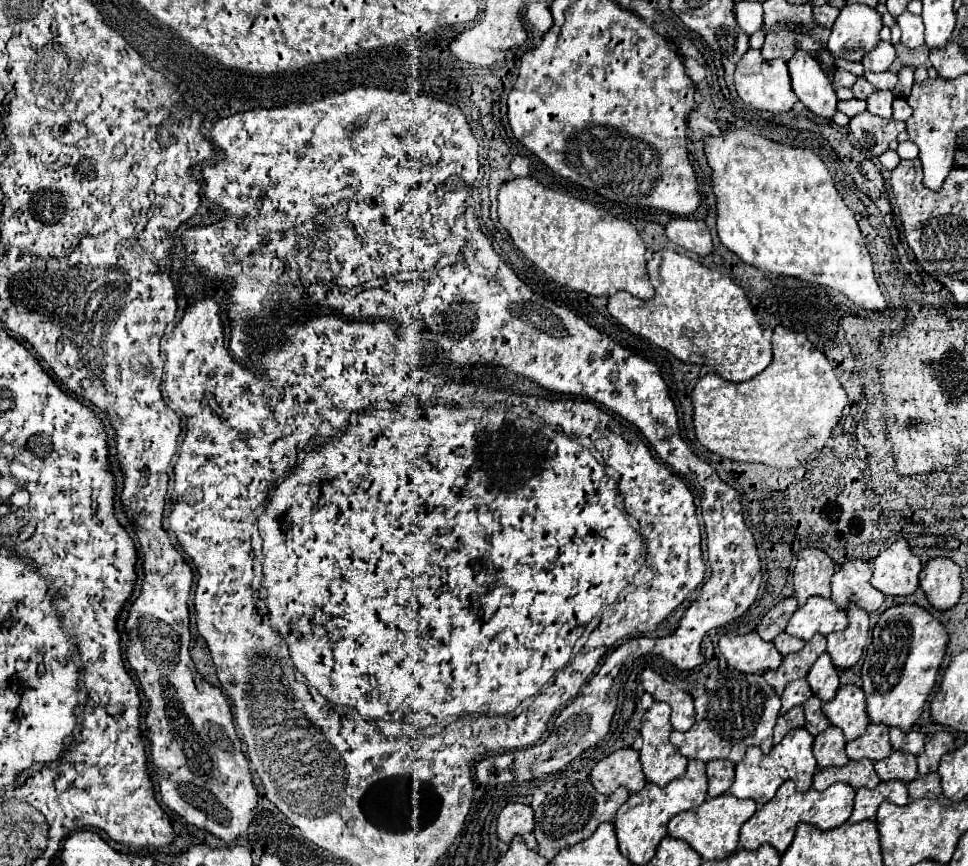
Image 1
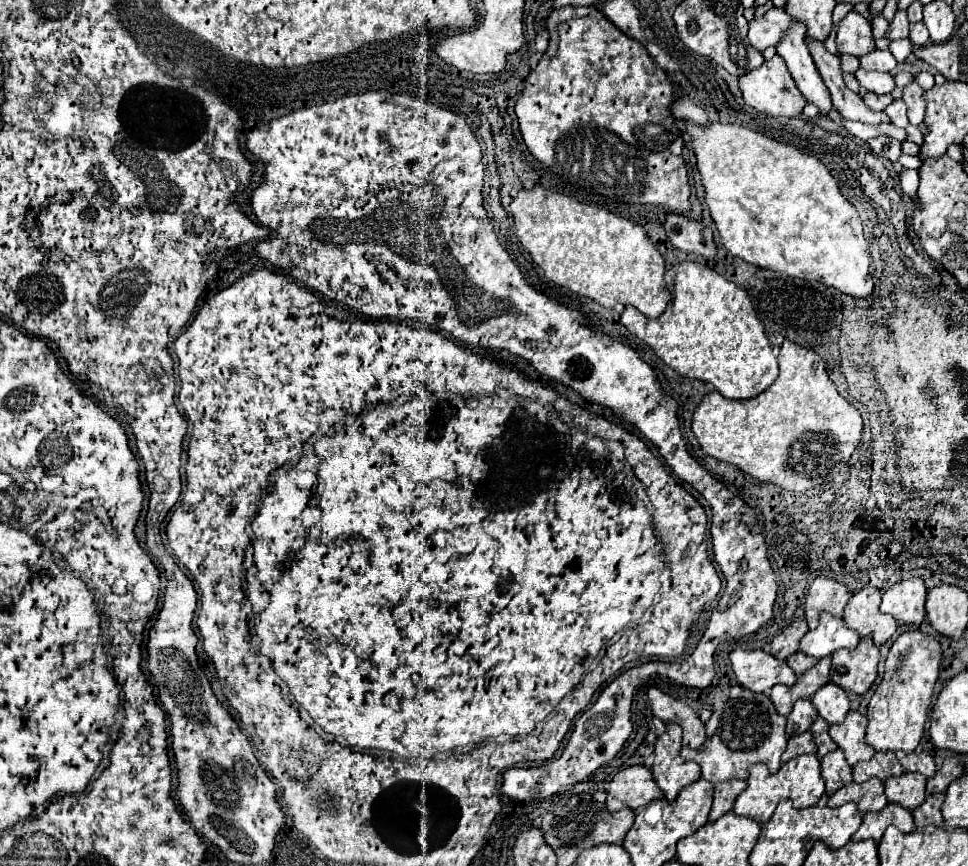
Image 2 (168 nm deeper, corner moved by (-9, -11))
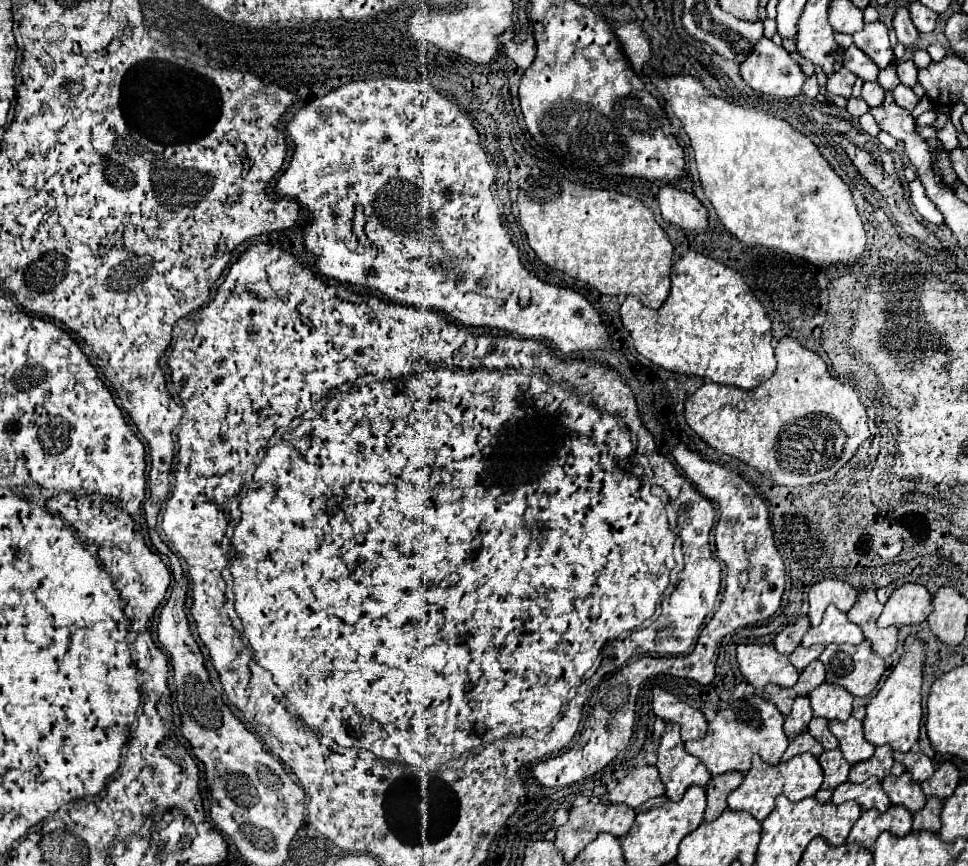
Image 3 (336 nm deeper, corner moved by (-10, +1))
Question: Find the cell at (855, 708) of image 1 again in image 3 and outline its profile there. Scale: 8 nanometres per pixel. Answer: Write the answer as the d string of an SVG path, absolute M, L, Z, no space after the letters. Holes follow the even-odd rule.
M854 716L848 718L846 722L832 720L828 724L828 728L838 738L840 752L848 764L864 762L874 754L874 746L870 742L866 742L866 738L862 734L862 722L856 720Z

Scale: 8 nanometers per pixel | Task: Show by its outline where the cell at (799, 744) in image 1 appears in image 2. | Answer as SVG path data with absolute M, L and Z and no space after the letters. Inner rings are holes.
M815 754L795 756L793 760L785 762L779 768L779 772L775 772L775 774L769 774L765 764L753 764L749 768L747 790L737 796L733 812L737 816L751 816L759 824L763 824L773 816L779 800L791 798L795 808L809 808L809 806L815 806L821 800L823 792L825 792L825 788L823 788L823 778L821 778L821 762Z

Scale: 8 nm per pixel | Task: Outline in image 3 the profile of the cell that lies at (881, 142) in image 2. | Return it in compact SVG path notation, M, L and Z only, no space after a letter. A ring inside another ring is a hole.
M864 114L864 116L860 116L860 118L858 118L858 124L860 124L860 128L862 128L866 134L870 134L870 136L878 136L880 126L876 124L876 120L874 120L872 114Z

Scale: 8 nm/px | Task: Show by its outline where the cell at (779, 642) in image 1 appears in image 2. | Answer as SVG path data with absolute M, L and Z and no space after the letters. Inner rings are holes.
M795 652L795 654L793 654L793 656L789 656L785 662L787 662L787 664L789 664L789 668L799 676L799 674L803 674L805 670L813 668L813 666L817 664L817 658L807 656L805 652Z

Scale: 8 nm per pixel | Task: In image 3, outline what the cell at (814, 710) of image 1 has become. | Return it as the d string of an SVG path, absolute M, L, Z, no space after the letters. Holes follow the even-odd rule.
M812 718L808 724L808 732L824 746L824 750L836 750L838 748L838 740L828 730L826 718Z

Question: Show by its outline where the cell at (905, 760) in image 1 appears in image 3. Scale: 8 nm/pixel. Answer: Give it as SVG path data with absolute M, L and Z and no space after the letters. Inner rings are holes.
M904 772L902 776L888 776L882 780L882 788L886 790L890 802L894 806L904 806L906 810L910 810L912 814L922 810L926 804L926 796L920 790L920 784L916 784L908 772Z

